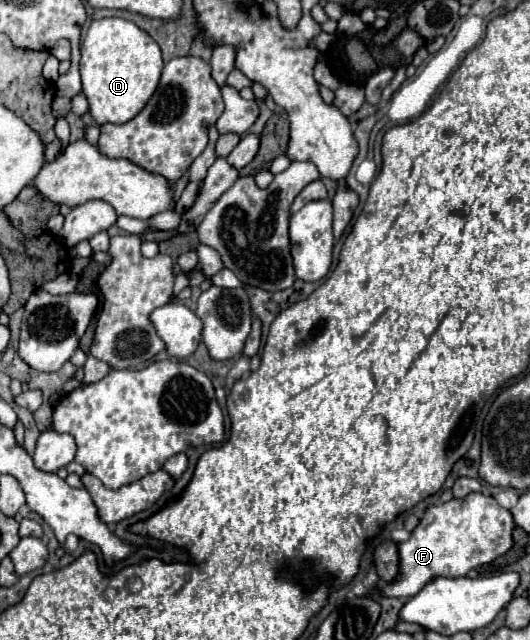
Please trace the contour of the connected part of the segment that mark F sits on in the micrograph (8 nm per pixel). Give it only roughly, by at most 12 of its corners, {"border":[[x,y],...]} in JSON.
{"border":[[482,493],[430,505],[398,543],[412,597],[512,547],[512,513]]}

